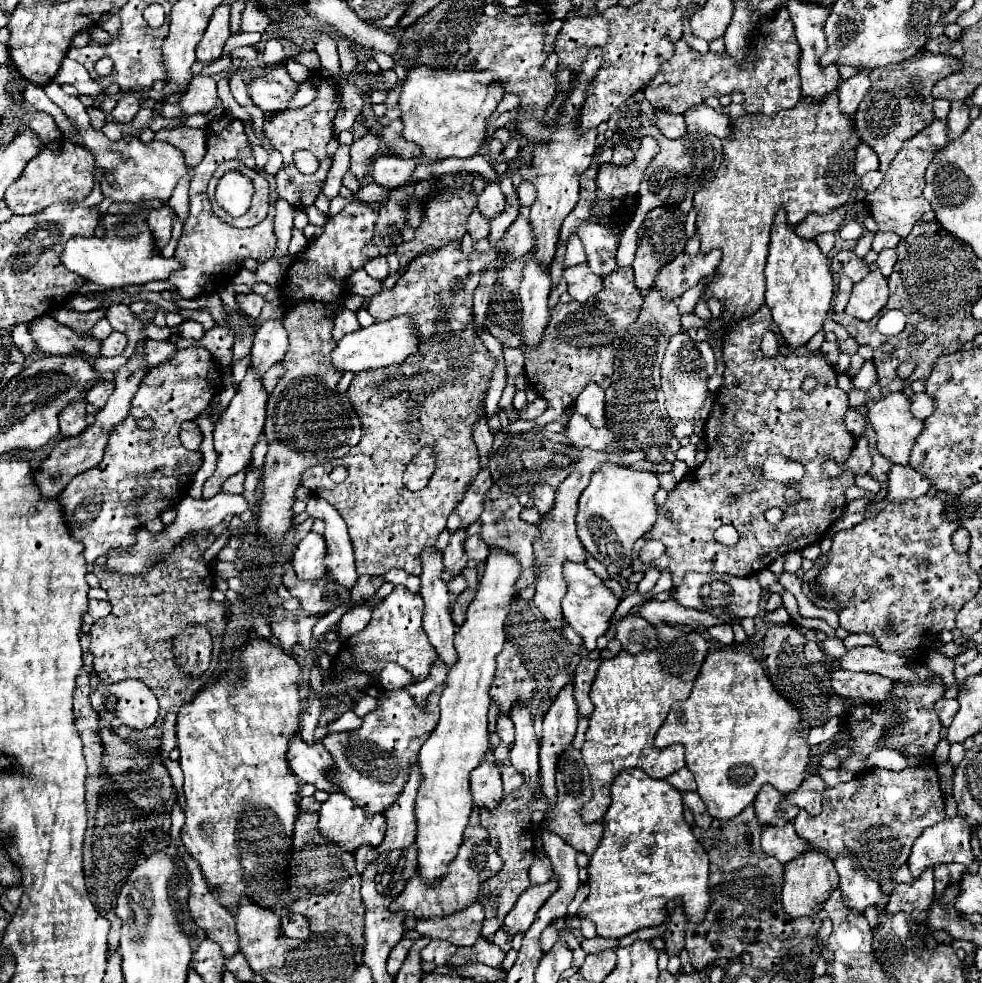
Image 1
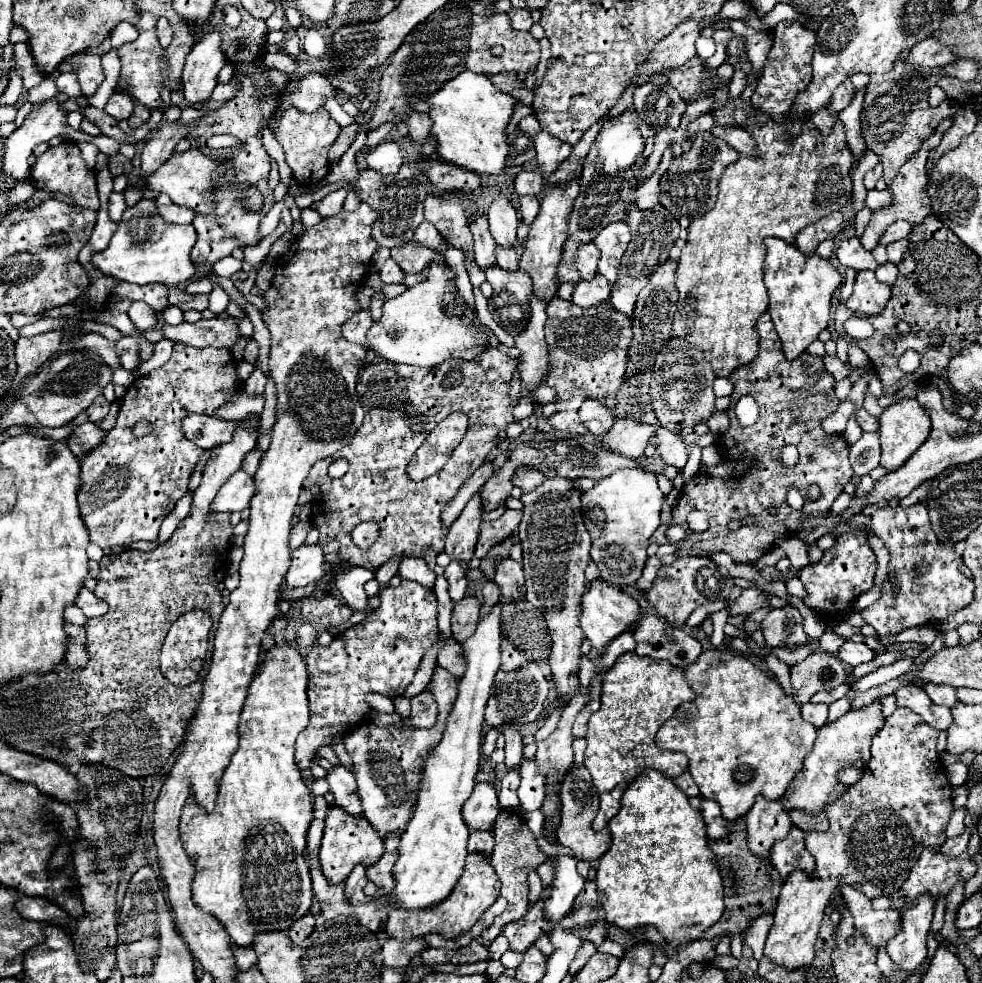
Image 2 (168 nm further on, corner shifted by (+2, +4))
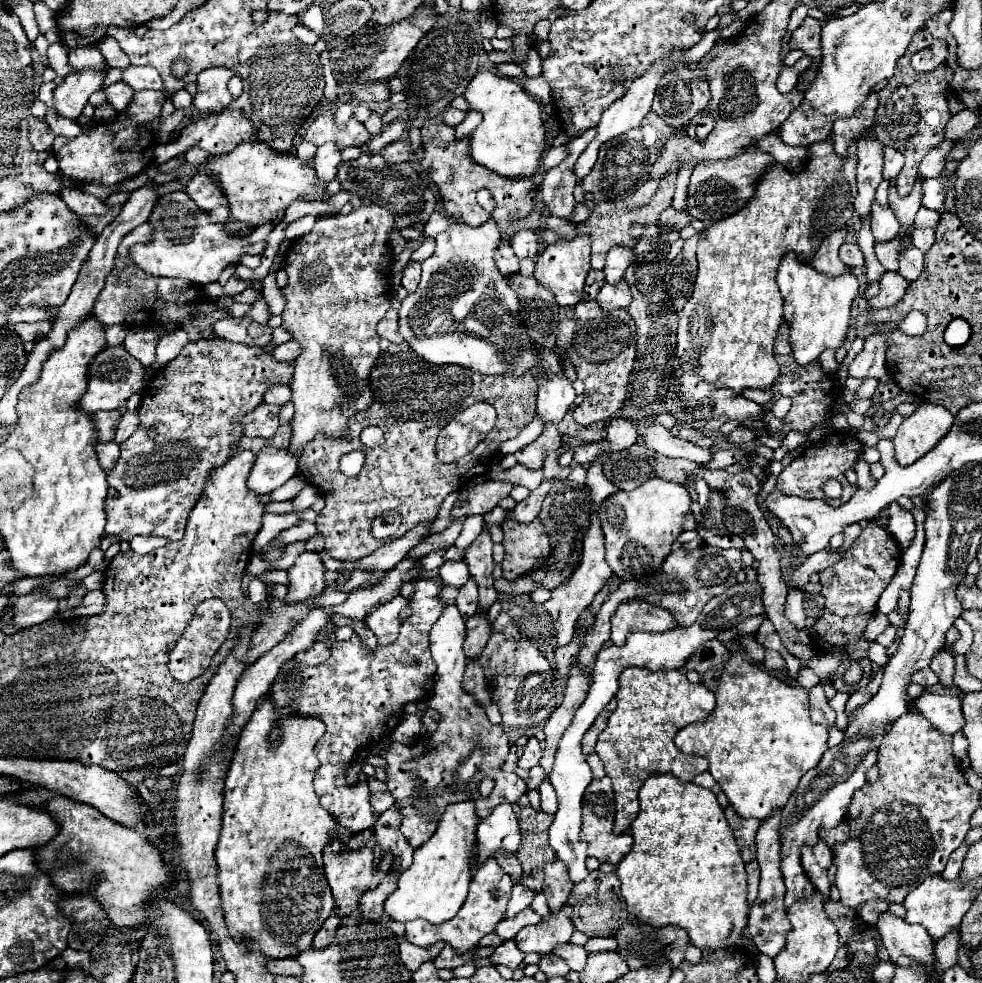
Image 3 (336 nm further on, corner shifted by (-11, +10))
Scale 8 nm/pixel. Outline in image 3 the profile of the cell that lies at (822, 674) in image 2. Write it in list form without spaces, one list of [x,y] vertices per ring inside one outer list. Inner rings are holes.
[[[816,685],[810,689],[810,715],[814,723],[820,723],[828,729],[836,725],[836,711],[828,705],[822,685]]]

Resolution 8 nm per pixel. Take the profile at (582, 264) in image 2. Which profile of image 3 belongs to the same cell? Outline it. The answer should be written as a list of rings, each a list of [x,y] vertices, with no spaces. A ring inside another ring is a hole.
[[[616,247],[608,253],[606,257],[606,267],[604,267],[604,275],[606,275],[606,281],[610,285],[616,285],[624,279],[624,273],[626,269],[634,263],[634,257],[636,253],[632,253],[632,249],[626,249],[626,247]]]

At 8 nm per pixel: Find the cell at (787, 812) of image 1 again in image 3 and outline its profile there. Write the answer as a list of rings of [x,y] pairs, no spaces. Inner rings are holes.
[[[774,811],[772,817],[762,821],[758,835],[756,835],[756,861],[760,863],[760,889],[758,897],[752,903],[750,917],[748,917],[748,937],[754,941],[760,953],[776,957],[780,949],[784,947],[786,935],[790,931],[790,921],[786,919],[786,907],[784,907],[784,879],[780,877],[780,811]]]

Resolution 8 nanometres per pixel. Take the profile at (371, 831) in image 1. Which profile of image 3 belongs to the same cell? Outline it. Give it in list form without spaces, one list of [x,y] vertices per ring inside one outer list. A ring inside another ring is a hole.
[[[374,839],[368,841],[366,847],[358,849],[358,851],[346,851],[342,849],[338,855],[332,853],[330,847],[324,849],[324,871],[326,871],[326,879],[328,879],[328,885],[332,889],[332,895],[334,895],[334,901],[336,901],[336,915],[338,917],[348,917],[356,907],[358,907],[358,901],[360,901],[360,895],[368,889],[374,889],[382,879],[384,875],[388,873],[390,865],[392,865],[392,857],[384,857],[382,863],[380,863],[380,869],[374,871]]]

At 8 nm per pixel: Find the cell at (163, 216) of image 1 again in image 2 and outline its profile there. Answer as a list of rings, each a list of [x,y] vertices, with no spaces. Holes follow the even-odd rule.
[[[159,195],[155,201],[157,201],[159,217],[163,217],[163,219],[167,219],[171,223],[191,223],[193,217],[195,217],[195,211],[171,203],[171,199],[167,195]]]

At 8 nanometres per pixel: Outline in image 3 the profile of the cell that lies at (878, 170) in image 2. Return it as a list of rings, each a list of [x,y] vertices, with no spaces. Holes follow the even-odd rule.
[[[884,147],[884,179],[894,181],[896,175],[900,173],[902,165],[904,165],[902,153],[892,147]]]

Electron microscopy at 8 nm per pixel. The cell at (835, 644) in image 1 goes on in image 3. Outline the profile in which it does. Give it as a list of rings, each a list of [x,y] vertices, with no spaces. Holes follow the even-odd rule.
[[[876,641],[870,643],[868,657],[870,657],[870,661],[874,663],[874,667],[884,667],[884,665],[890,661],[890,657],[888,657],[888,649],[882,647],[882,645],[876,643]]]

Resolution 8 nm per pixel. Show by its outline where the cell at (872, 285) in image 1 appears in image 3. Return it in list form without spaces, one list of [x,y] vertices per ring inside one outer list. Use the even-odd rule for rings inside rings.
[[[886,271],[880,279],[880,293],[872,299],[868,299],[868,305],[872,309],[884,309],[884,307],[892,307],[896,305],[904,293],[906,293],[908,281],[900,275],[900,273],[890,273]]]

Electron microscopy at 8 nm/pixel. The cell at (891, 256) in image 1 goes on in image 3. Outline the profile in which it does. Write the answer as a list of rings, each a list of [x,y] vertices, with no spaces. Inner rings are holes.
[[[914,229],[912,243],[914,243],[914,247],[918,247],[920,251],[926,253],[934,243],[934,229]]]

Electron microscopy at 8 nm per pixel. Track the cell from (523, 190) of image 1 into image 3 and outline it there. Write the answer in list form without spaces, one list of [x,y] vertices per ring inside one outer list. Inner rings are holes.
[[[564,145],[552,147],[552,149],[548,149],[546,155],[542,157],[542,165],[544,165],[544,169],[552,169],[552,167],[556,167],[558,163],[562,163],[566,157],[568,157],[568,149],[566,149]]]

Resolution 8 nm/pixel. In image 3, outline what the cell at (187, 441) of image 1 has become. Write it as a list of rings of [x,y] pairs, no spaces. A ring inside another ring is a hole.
[[[262,403],[260,407],[256,407],[254,411],[250,411],[242,419],[242,431],[244,431],[244,435],[270,439],[274,435],[274,431],[278,429],[278,425],[280,425],[278,413],[280,413],[278,405]]]

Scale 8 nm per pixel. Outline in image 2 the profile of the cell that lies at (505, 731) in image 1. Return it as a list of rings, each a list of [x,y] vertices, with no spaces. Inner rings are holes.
[[[503,725],[501,733],[505,737],[505,765],[517,767],[521,763],[521,751],[523,751],[523,743],[521,743],[521,733],[515,725]]]

